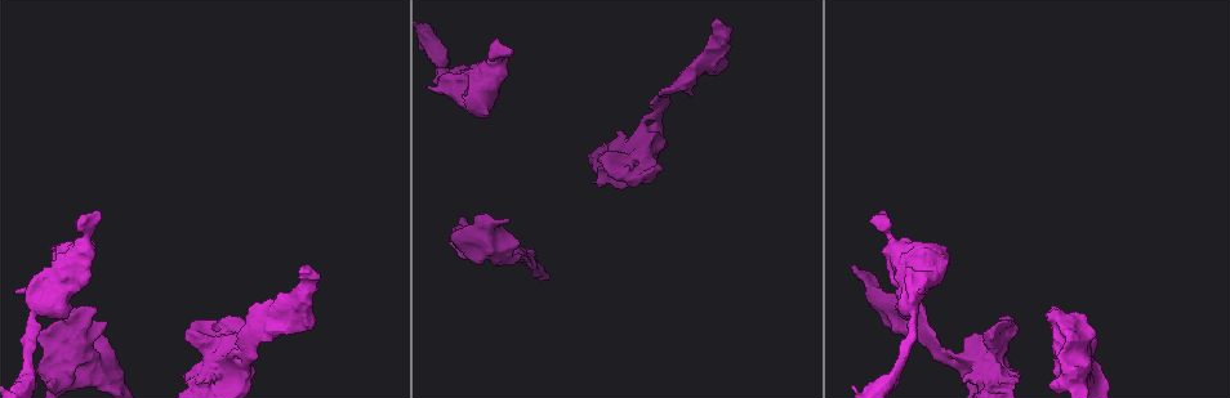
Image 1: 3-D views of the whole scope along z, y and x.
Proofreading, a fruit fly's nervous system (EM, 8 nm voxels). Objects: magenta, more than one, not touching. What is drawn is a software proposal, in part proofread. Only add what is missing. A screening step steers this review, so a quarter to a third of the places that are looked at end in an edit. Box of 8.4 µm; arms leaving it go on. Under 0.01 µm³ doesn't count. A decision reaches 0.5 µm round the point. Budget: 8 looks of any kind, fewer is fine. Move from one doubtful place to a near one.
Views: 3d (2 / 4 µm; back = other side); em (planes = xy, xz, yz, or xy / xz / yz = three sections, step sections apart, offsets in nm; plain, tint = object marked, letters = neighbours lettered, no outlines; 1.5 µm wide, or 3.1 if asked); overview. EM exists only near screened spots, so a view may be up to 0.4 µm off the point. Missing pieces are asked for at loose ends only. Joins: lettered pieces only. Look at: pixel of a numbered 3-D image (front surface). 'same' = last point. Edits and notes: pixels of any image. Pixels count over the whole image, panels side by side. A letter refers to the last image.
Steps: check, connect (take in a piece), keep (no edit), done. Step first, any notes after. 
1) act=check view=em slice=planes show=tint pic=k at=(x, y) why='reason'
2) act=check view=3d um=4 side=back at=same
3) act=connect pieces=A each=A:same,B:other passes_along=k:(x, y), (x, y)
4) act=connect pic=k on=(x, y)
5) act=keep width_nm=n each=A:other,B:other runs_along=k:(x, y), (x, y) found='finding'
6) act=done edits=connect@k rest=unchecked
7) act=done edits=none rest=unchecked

act=check view=em slice=planes show=letters pic=1 at=(185, 336) why='thick end'

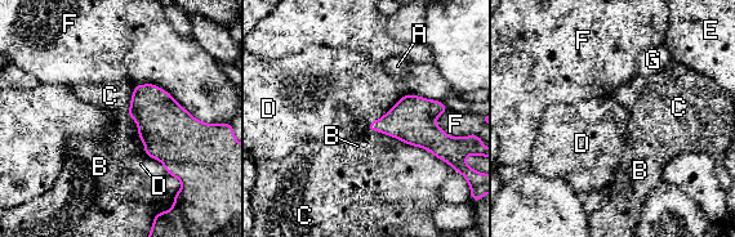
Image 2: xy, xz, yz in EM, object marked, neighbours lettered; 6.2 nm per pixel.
act=keep each=A:other,B:other,C:other,D:other,E:other,F:other,G:other border=2:(440, 99), (402, 95), (368, 129) found='no lettered piece goes on from it'

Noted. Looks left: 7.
act=check view=em slice=xy step=8 show=tint pic=1 at=(717, 22) why='an open end'

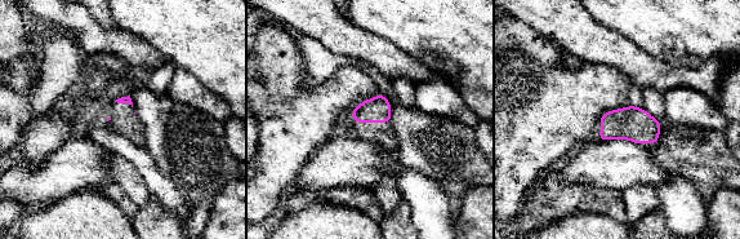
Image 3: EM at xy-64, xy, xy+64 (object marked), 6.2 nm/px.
act=check view=em slice=planes show=letters at=same

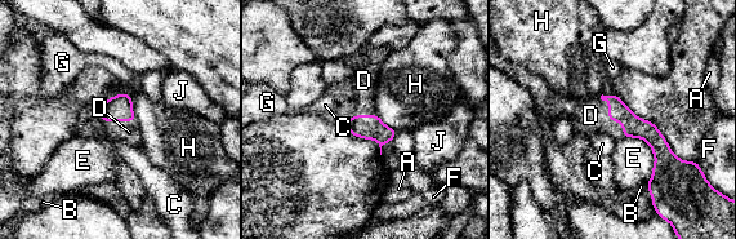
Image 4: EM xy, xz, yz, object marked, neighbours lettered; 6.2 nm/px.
act=connect pic=4 on=(589, 116) each=A:other,B:other,C:other,D:same,E:other,F:other,G:other,H:other,J:other passes_along=4:(632, 125), (609, 119), (589, 116) found='it goes on there'

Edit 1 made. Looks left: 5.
act=check view=em slice=planes show=letters pic=1 at=(94, 211) why='free end'

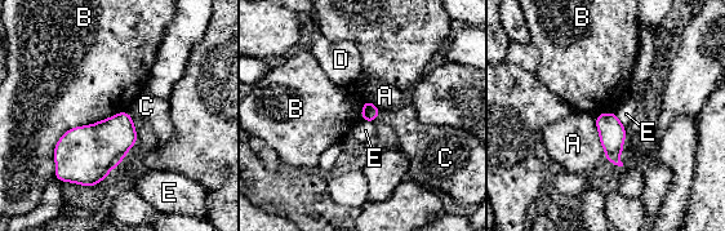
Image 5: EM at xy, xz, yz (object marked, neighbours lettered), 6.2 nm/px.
act=keep each=A:other,B:other,C:other,D:other,E:other border=5:(125, 110), (70, 128), (53, 176) found='none of them fits'

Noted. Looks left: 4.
act=done edits=connect@4 rest=unchecked

